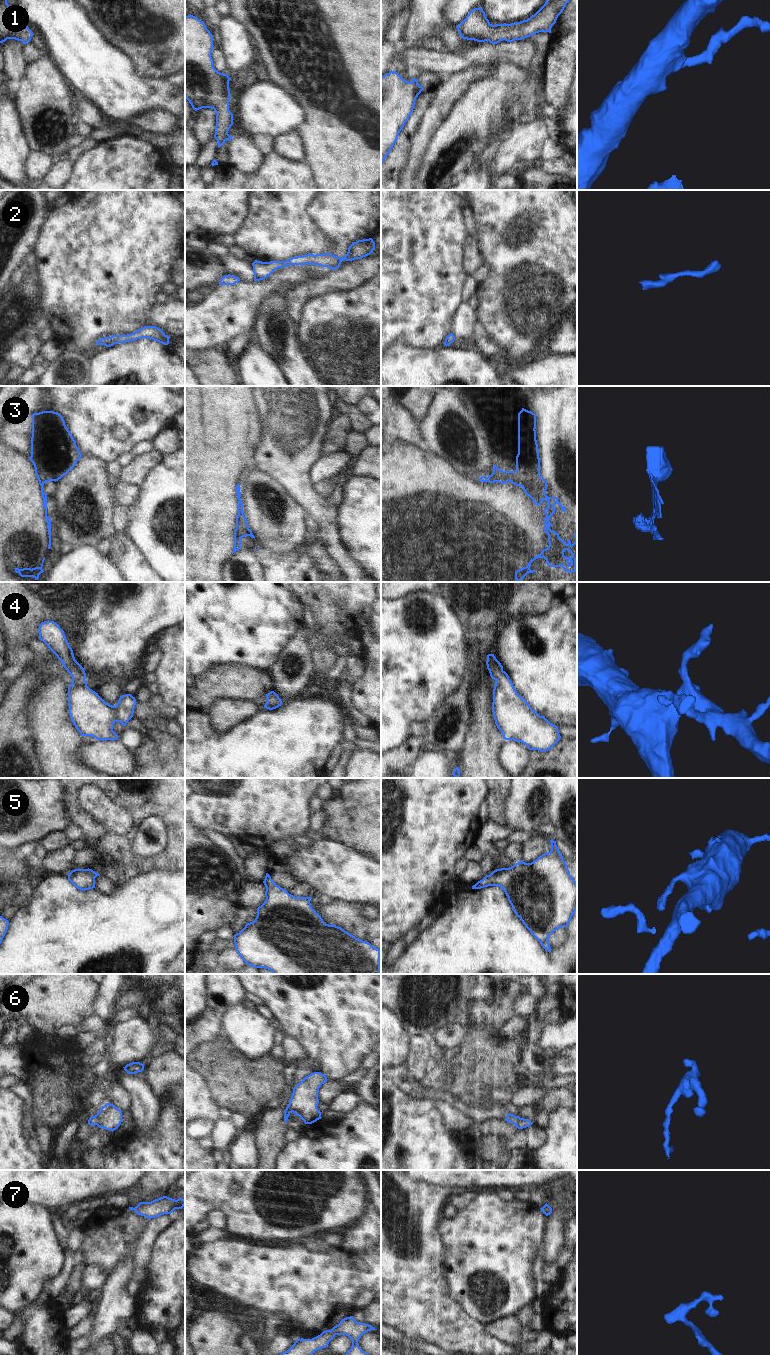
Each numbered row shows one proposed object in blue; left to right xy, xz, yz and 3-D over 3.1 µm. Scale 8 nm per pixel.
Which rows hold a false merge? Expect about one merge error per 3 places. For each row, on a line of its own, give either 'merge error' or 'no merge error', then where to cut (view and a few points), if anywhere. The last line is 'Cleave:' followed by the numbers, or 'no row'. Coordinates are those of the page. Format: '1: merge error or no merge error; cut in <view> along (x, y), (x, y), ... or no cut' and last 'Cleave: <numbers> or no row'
1: no merge error; no cut
2: no merge error; no cut
3: merge error; cut in yz along (506, 471), (510, 478), (521, 482), (528, 482), (539, 474)
4: no merge error; no cut
5: no merge error; no cut
6: no merge error; no cut
7: no merge error; no cut
Cleave: 3

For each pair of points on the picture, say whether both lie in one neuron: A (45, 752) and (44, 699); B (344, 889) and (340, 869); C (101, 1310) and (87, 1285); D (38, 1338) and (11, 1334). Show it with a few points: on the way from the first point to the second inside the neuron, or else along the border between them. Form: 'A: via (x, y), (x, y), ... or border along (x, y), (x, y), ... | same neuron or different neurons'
A: via (45, 739), (45, 712) | same neuron
B: via (344, 884), (344, 874) | same neuron
C: border along (109, 1275), (101, 1288) | different neurons
D: border along (17, 1318), (21, 1321), (22, 1330), (13, 1341) | different neurons

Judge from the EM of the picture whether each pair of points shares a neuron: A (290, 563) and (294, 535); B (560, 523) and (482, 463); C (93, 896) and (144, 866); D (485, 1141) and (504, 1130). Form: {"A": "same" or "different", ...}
{"A": "different", "B": "different", "C": "different", "D": "different"}

